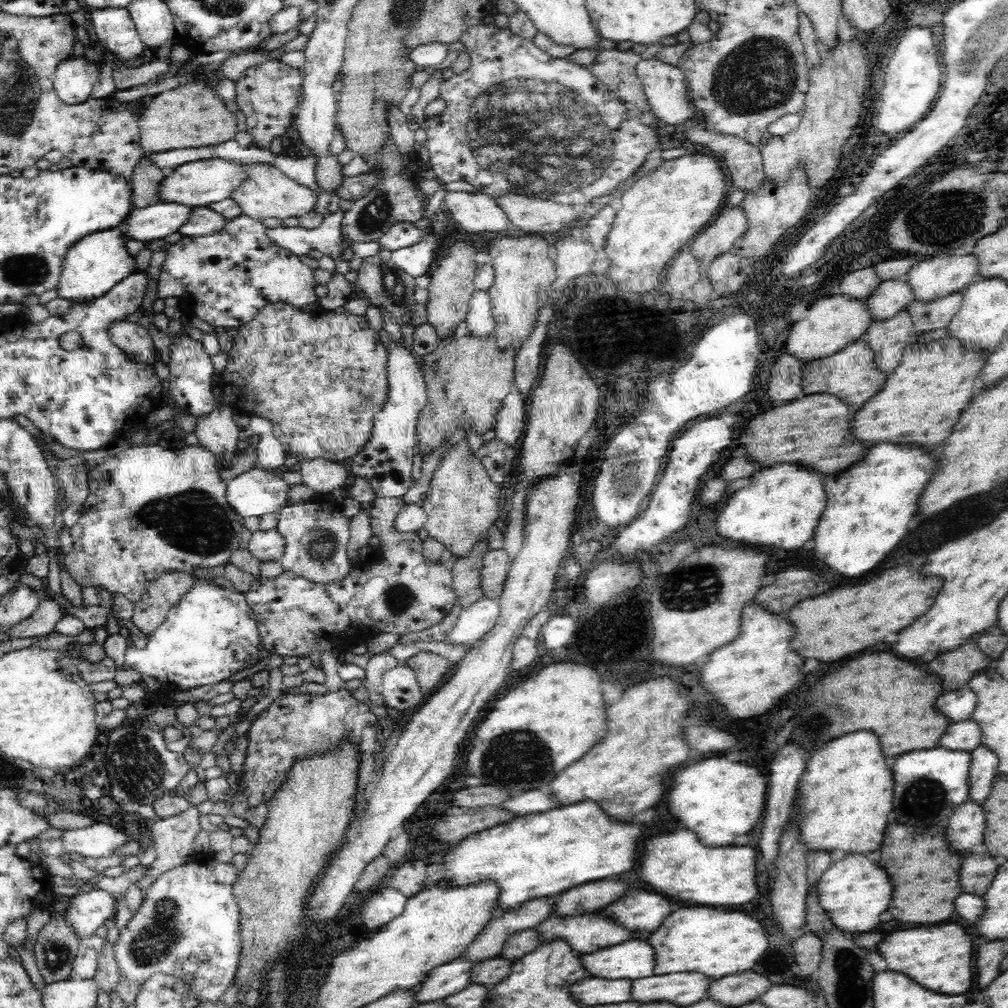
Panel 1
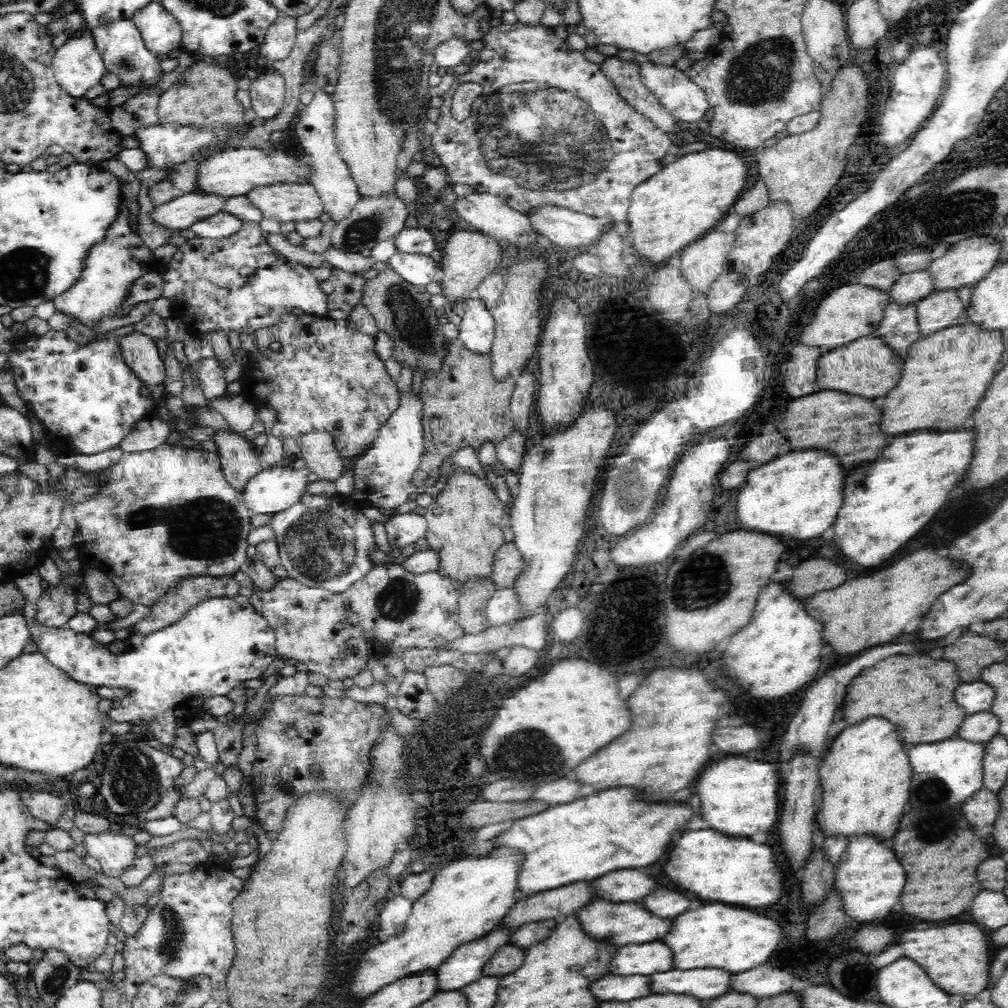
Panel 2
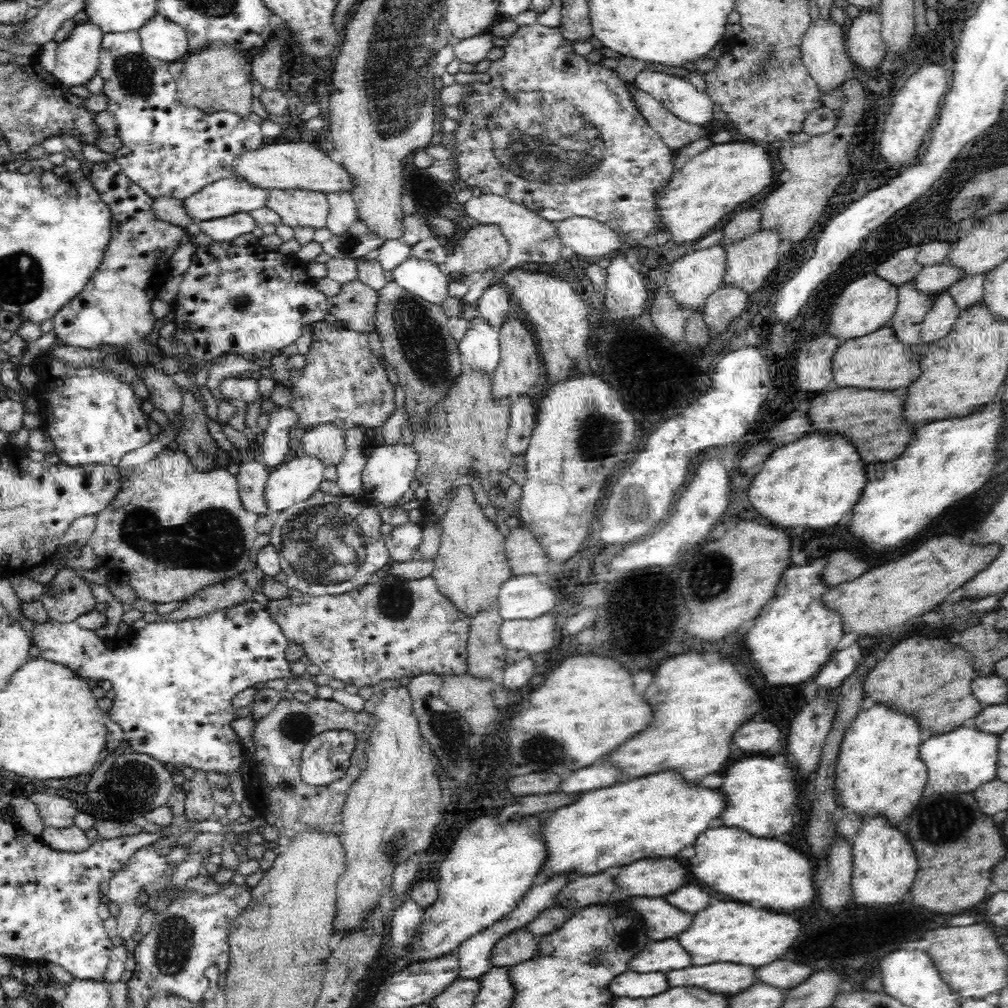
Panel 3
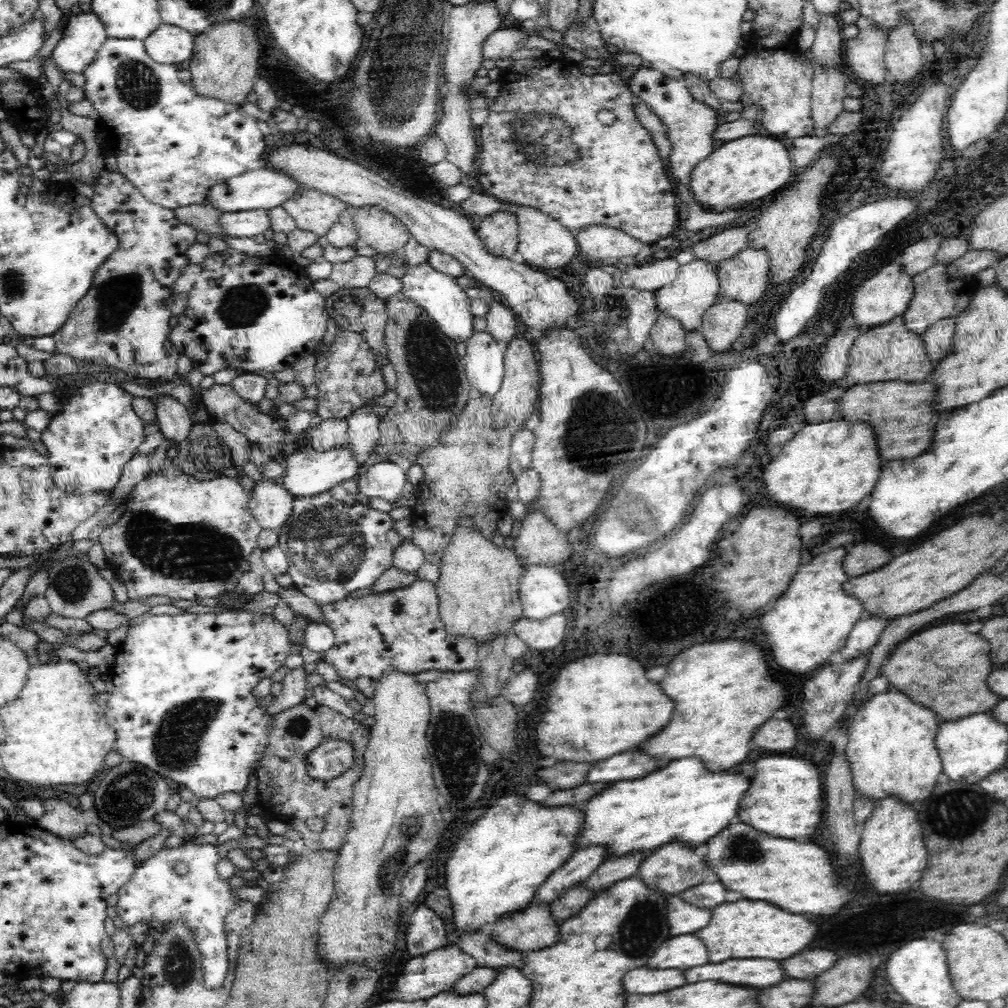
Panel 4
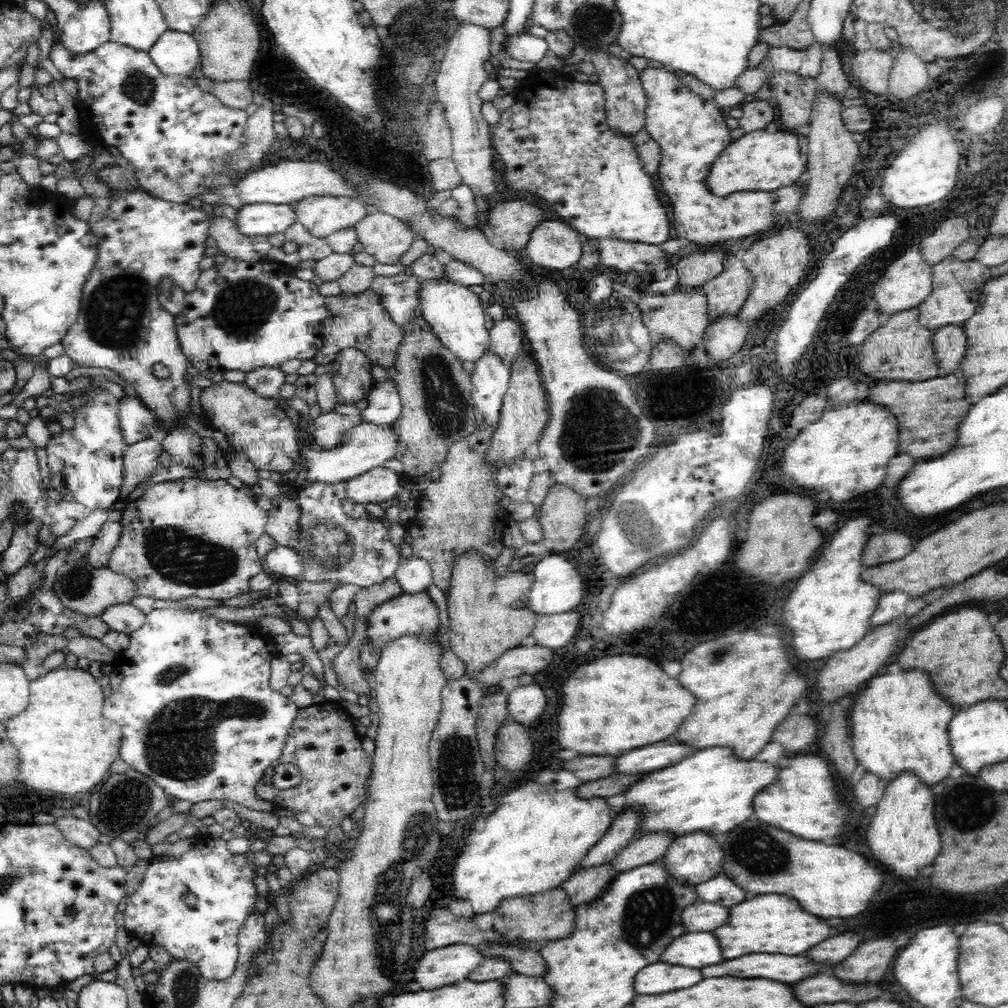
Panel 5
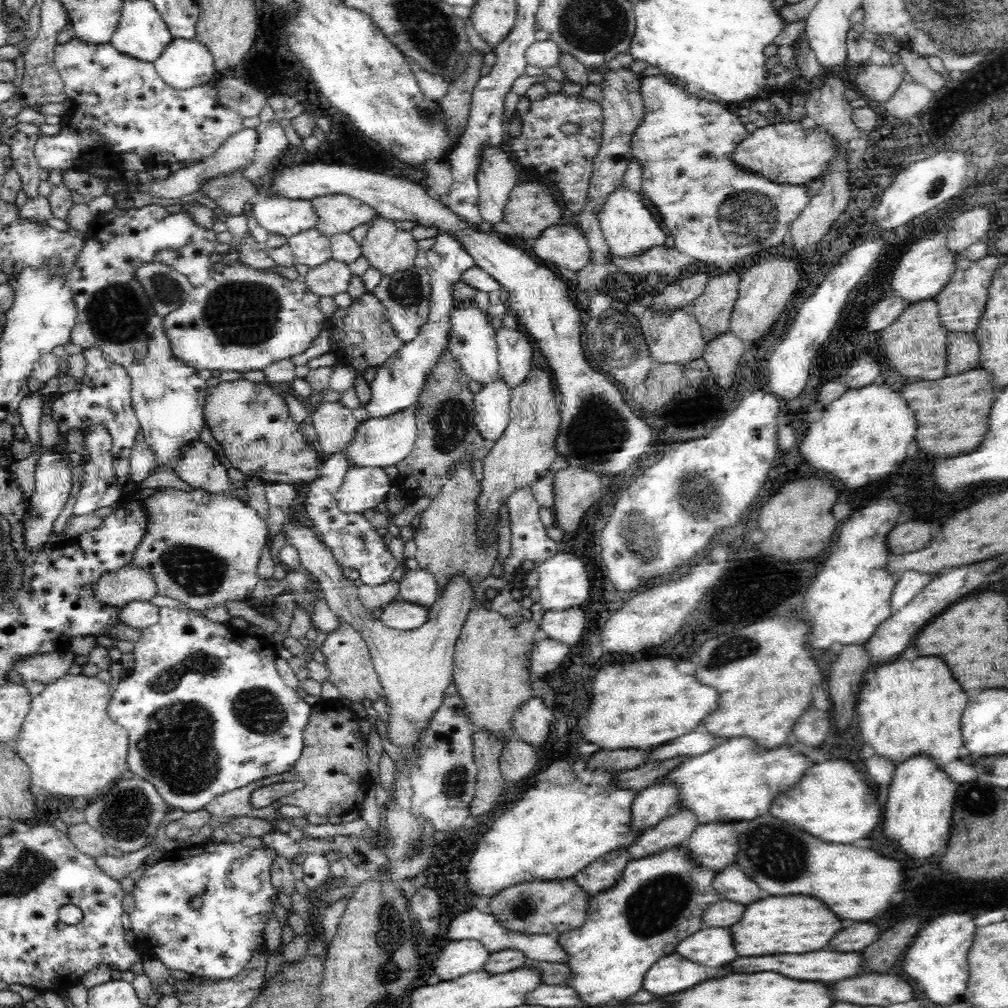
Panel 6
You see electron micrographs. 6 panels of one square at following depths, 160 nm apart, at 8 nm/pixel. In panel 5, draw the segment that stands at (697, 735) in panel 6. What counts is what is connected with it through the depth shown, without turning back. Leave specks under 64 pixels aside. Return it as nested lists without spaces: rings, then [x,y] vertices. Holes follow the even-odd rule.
[[[676,738],[672,742],[656,742],[644,748],[636,748],[626,752],[624,756],[616,758],[614,762],[614,773],[646,775],[652,771],[660,770],[680,761],[690,755],[694,755],[697,750],[688,750],[689,746],[680,746]]]

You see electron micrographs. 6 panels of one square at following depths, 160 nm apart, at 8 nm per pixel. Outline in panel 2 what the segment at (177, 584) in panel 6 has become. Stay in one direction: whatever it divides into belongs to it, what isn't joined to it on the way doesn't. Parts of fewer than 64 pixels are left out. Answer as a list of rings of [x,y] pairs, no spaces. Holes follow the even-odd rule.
[[[160,444],[152,450],[144,450],[136,453],[128,453],[124,451],[119,462],[110,466],[105,470],[105,474],[101,475],[101,490],[97,492],[93,498],[86,499],[84,503],[79,503],[73,510],[76,523],[78,523],[77,531],[82,533],[84,541],[78,545],[79,559],[84,564],[84,568],[92,566],[106,573],[112,582],[116,583],[116,587],[120,590],[121,597],[126,597],[132,601],[133,605],[144,605],[152,607],[157,599],[160,599],[166,591],[172,587],[172,582],[177,579],[192,577],[230,577],[234,572],[238,572],[241,566],[246,562],[247,541],[251,529],[251,517],[248,507],[241,502],[239,492],[236,491],[226,479],[220,458],[218,454],[202,449],[186,448],[184,445]]]

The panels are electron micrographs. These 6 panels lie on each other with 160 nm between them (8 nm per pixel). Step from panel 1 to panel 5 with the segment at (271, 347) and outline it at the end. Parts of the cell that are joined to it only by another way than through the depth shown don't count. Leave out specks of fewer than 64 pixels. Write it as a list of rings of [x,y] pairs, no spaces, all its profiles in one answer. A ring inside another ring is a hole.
[[[354,346],[345,347],[337,356],[340,370],[335,377],[332,374],[337,402],[354,405],[366,399],[375,385],[371,373],[373,364],[362,350],[356,350]]]

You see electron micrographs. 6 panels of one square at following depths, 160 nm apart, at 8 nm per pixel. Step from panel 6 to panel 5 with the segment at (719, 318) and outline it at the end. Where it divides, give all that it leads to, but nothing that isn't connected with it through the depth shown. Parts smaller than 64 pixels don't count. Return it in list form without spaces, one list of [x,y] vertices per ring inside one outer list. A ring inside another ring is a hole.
[[[737,254],[726,257],[724,270],[716,278],[703,284],[703,293],[707,298],[708,322],[724,316],[724,314],[738,314],[742,305],[751,293],[753,274],[738,260]]]

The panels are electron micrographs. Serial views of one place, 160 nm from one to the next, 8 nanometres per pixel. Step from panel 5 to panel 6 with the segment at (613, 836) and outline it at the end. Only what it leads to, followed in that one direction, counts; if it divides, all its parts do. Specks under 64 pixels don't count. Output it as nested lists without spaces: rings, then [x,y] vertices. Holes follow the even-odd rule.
[[[656,783],[637,791],[632,802],[632,831],[642,834],[644,830],[672,815],[677,808],[676,785]]]

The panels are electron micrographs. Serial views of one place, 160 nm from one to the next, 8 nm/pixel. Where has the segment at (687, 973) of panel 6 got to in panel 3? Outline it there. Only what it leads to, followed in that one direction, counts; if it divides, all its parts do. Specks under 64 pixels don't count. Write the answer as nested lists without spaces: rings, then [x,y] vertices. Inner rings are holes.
[[[626,970],[624,974],[616,976],[610,982],[610,990],[614,996],[628,996],[628,998],[648,998],[648,996],[662,994],[668,988],[670,988],[668,978],[666,974],[660,972],[632,974]]]

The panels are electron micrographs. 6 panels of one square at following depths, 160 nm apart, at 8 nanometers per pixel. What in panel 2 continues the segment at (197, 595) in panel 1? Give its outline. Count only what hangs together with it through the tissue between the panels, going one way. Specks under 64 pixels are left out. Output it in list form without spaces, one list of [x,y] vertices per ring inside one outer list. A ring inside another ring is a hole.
[[[35,567],[26,570],[26,574],[15,578],[14,583],[19,587],[20,593],[25,599],[25,616],[30,639],[37,644],[38,651],[41,652],[56,668],[63,670],[70,678],[82,684],[92,686],[110,686],[112,688],[123,688],[127,690],[120,701],[120,708],[124,712],[114,712],[110,710],[109,717],[116,722],[129,722],[132,726],[145,724],[147,735],[152,735],[154,740],[160,742],[168,748],[174,748],[177,738],[178,728],[190,726],[193,718],[202,714],[202,706],[212,698],[212,696],[224,696],[234,688],[238,688],[242,682],[260,679],[266,672],[266,668],[278,657],[276,651],[276,633],[270,628],[268,621],[253,608],[250,598],[228,597],[205,599],[197,606],[190,608],[184,614],[184,618],[177,619],[176,622],[169,623],[168,626],[148,633],[139,647],[123,651],[119,655],[114,655],[108,645],[102,644],[91,637],[89,633],[74,632],[70,627],[58,627],[55,629],[44,628],[36,621],[36,608],[40,596],[44,590],[41,585],[43,578],[39,570]]]

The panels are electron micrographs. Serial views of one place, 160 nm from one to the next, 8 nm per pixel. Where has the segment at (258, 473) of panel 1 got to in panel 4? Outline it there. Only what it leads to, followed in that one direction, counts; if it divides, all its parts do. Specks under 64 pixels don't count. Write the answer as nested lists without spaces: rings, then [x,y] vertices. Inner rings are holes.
[[[348,443],[342,448],[332,450],[317,451],[308,448],[308,450],[296,452],[286,460],[286,464],[288,467],[285,469],[281,486],[288,490],[288,493],[295,499],[302,498],[302,496],[316,496],[316,494],[330,491],[334,486],[341,485],[348,478],[354,478],[361,467]]]

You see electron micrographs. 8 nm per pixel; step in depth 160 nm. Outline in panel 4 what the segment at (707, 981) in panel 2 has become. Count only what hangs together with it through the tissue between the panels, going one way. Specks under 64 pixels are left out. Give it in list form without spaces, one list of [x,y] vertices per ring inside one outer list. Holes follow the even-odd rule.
[[[732,958],[720,964],[706,964],[694,966],[686,970],[688,982],[702,982],[702,980],[722,980],[740,986],[774,986],[784,978],[784,970],[780,970],[778,960],[768,958]]]

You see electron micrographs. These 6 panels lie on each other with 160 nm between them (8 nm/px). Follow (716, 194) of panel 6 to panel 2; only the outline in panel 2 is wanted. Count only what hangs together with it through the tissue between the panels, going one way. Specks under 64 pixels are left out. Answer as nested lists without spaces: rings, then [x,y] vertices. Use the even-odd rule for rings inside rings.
[[[654,62],[640,64],[640,76],[646,88],[662,103],[677,121],[702,125],[702,120],[708,112],[706,93],[682,70],[675,66],[656,65]]]

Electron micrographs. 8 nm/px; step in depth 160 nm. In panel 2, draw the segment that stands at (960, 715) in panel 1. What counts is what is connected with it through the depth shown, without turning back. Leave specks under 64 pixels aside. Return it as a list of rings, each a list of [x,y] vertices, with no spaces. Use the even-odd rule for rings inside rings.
[[[982,681],[960,683],[954,690],[953,700],[964,709],[966,716],[980,711],[988,711],[992,706],[994,692],[990,685]]]

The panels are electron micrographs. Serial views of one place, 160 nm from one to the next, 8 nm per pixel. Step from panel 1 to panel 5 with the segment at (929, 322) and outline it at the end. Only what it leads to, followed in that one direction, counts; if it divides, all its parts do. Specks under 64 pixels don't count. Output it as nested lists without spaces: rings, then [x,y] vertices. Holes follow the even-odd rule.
[[[950,324],[936,328],[933,331],[932,342],[938,358],[938,377],[956,372],[960,362],[964,360],[965,351],[968,350],[963,325]]]

